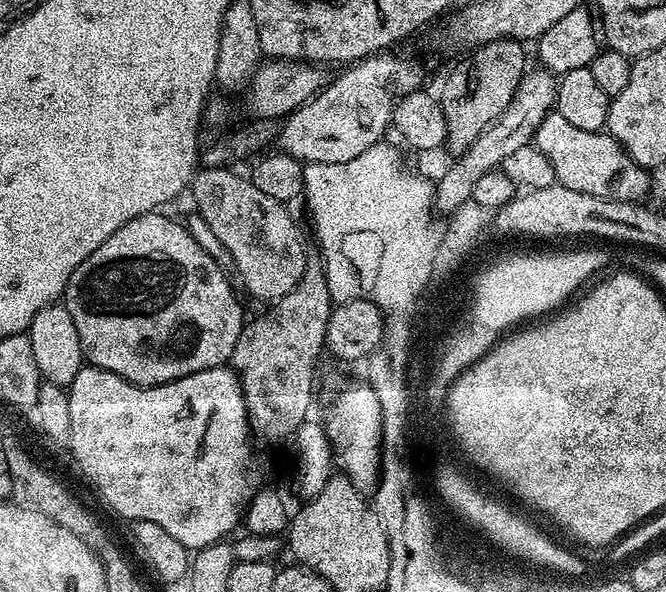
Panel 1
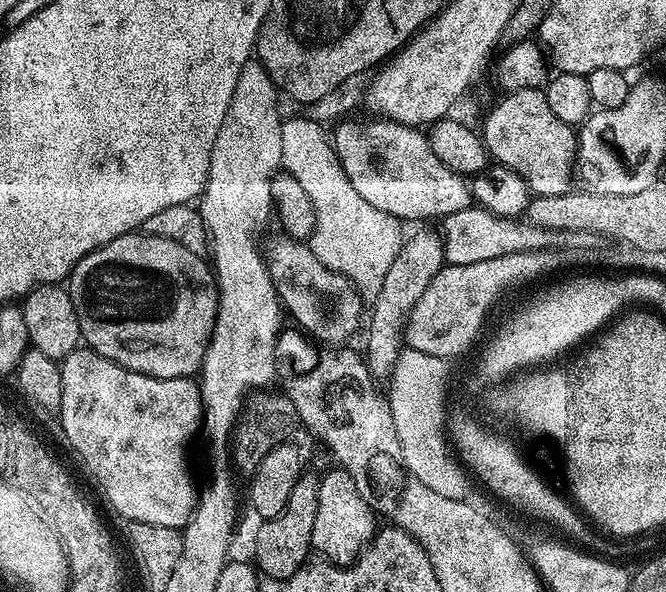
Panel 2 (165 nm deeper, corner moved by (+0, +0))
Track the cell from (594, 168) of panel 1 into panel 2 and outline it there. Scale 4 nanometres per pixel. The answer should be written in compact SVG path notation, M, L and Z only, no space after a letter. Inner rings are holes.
M523 88L501 95L501 100L488 112L484 120L482 139L488 155L493 161L510 170L514 170L528 184L532 196L557 196L569 191L569 180L572 180L574 161L576 158L576 137L573 125L562 122L562 118L554 115L550 110L550 102L546 102L540 88Z

